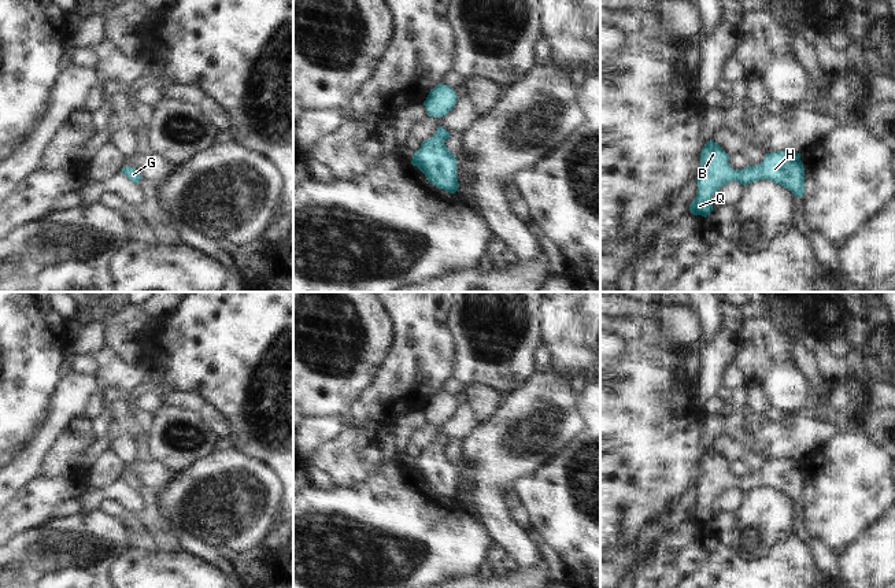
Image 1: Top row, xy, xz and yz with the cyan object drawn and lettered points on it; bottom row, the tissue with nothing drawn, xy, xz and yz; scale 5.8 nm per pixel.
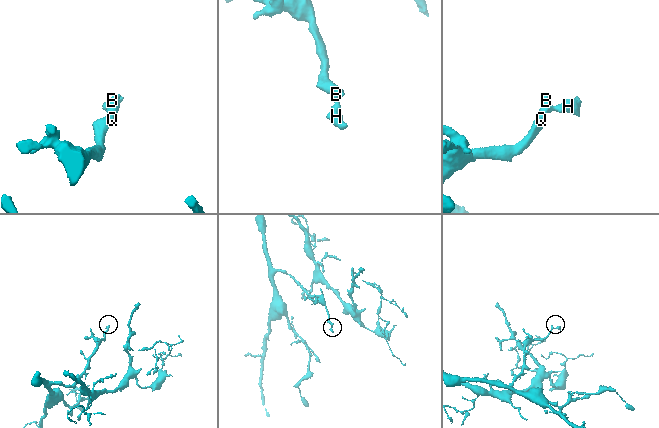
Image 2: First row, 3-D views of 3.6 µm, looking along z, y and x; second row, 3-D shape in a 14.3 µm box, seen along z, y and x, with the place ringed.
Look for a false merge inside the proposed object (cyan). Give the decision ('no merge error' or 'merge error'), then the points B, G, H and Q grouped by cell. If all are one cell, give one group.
no merge error | B G H Q

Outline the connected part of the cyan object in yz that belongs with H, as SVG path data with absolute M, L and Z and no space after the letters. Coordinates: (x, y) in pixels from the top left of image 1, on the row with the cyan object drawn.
M713 140L707 141L700 152L700 169L696 177L698 193L689 204L689 212L707 217L714 210L711 196L731 181L743 185L759 180L770 180L796 197L805 193L805 169L800 154L792 151L776 151L765 154L765 159L755 166L733 170L728 163L729 155Z

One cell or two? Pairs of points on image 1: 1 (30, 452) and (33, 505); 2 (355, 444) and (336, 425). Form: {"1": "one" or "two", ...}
{"1": "two", "2": "two"}

